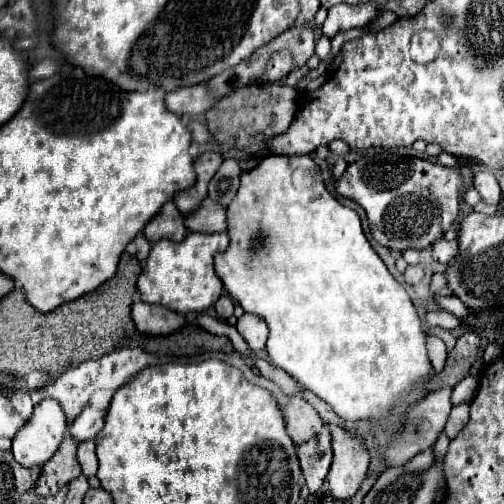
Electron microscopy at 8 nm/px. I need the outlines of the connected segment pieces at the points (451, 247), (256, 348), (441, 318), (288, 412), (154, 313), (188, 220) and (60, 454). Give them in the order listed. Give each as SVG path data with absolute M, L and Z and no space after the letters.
M440 239L432 245L433 257L443 264L447 264L451 258L456 256L457 252L457 239L451 241Z
M243 314L239 320L237 320L237 330L239 334L245 338L245 342L249 344L249 348L253 352L261 352L265 350L265 342L267 342L267 324L261 316L257 314Z
M439 310L439 312L429 312L429 314L427 314L427 324L429 324L429 326L441 326L441 328L445 328L445 330L453 330L453 328L457 328L461 322L459 322L457 316L453 316L453 314L445 312L445 310Z
M293 396L289 400L289 404L283 408L283 416L285 416L287 432L297 446L315 438L321 432L319 414L313 410L311 404L307 404L307 400L299 396Z
M135 302L131 306L131 318L141 334L151 334L151 336L171 334L185 322L181 314L171 312L165 306L157 304L149 306L147 302Z
M205 198L205 202L201 202L191 214L185 216L185 226L191 232L225 232L225 208Z
M65 432L65 438L57 452L43 464L43 472L33 486L33 492L37 496L55 496L79 474L81 466L77 462L77 440L73 440L71 434Z

